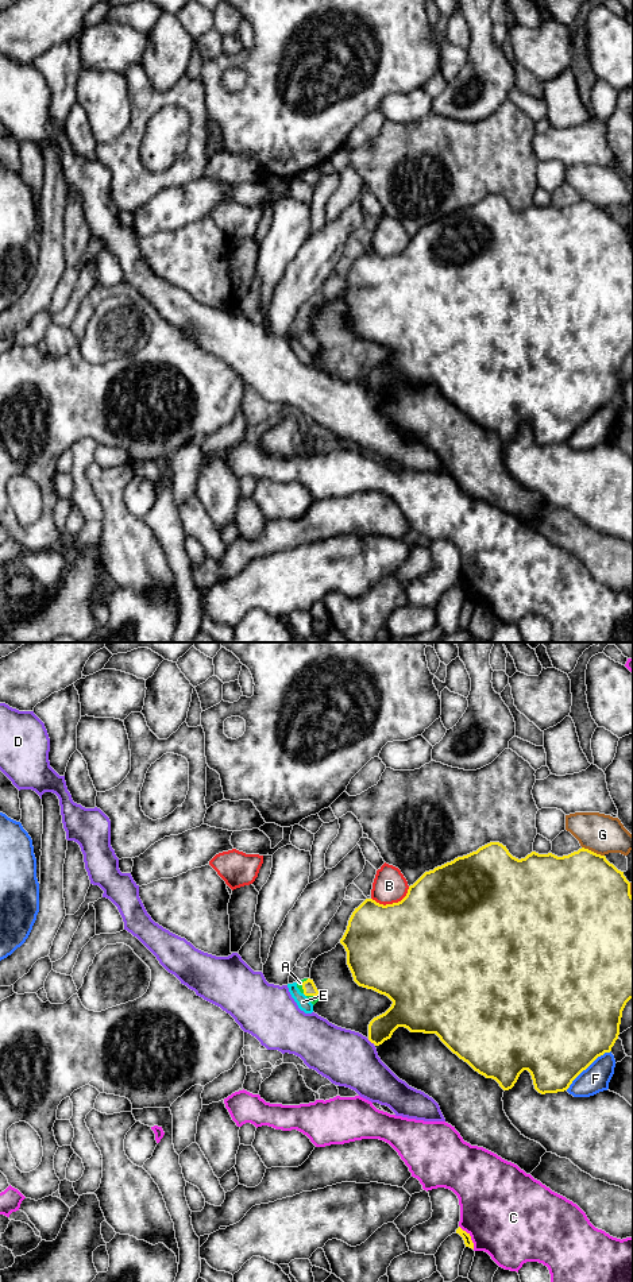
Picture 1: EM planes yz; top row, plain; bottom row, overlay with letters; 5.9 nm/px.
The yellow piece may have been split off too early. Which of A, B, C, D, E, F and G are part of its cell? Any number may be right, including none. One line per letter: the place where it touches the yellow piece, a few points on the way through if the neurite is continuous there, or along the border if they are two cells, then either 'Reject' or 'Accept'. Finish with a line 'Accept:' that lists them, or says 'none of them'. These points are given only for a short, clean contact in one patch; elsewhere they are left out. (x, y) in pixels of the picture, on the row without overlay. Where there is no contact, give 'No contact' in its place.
A: Touches yellow at yz (303, 338). Path across: yz (309, 340), (303, 338), (300, 335). Accept
B: Touches yellow at yz (393, 255). Reject
C: Touches yellow at yz (470, 590). Reject
D: Touches yellow at yz (371, 394). Reject
E: No contact. Reject
F: Touches yellow at yz (587, 419). Reject
G: Touches yellow at yz (593, 204). Reject
Accept: A

